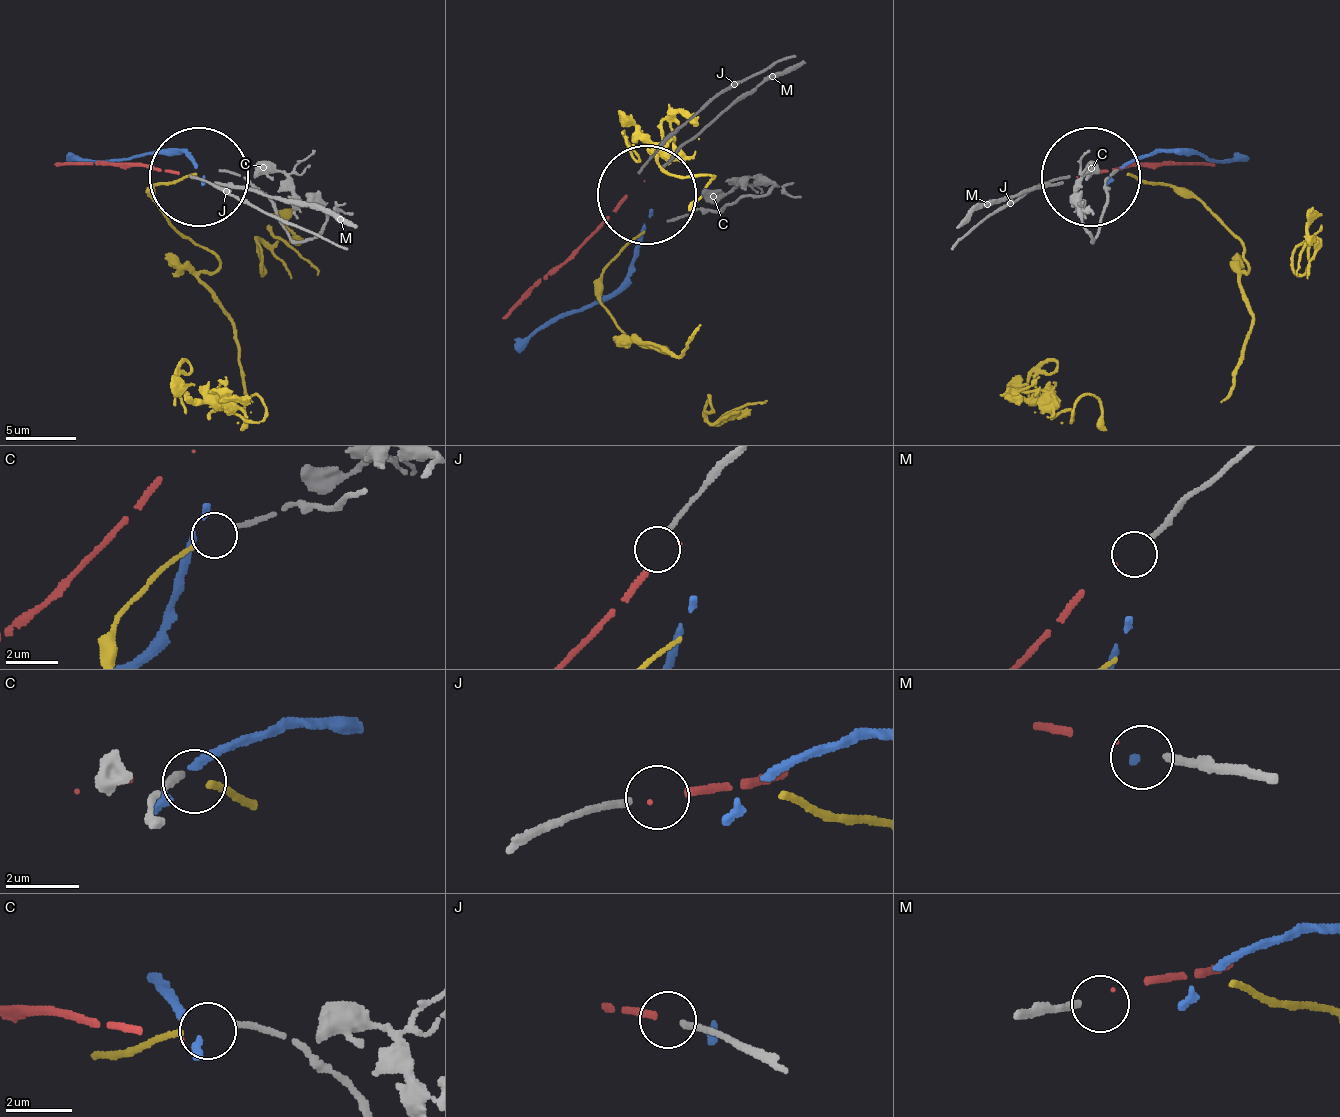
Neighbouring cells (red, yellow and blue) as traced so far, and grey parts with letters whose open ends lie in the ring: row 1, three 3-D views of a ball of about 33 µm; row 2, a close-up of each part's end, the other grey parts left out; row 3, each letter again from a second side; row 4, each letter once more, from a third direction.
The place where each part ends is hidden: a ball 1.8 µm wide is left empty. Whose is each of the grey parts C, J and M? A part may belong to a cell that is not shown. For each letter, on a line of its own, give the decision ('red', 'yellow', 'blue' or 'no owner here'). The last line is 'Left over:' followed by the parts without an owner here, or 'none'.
C: yellow
J: no owner here
M: red
Left over: J

